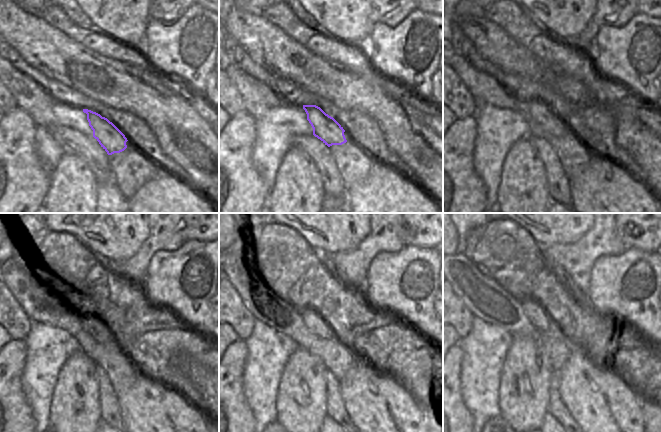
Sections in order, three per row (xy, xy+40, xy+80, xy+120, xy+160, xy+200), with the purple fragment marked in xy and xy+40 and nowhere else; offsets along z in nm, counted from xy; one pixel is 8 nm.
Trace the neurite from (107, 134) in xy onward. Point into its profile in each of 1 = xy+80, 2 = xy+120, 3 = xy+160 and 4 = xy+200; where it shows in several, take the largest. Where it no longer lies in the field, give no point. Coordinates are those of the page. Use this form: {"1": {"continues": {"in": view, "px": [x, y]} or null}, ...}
{"1": {"continues": {"in": "xy+80", "px": [539, 110]}}, "2": {"continues": {"in": "xy+120", "px": [93, 327]}}, "3": {"continues": {"in": "xy+160", "px": [314, 322]}}, "4": {"continues": {"in": "xy+200", "px": [535, 313]}}}

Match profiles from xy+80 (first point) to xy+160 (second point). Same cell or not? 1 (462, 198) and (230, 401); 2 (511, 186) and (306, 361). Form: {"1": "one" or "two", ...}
{"1": "one", "2": "one"}

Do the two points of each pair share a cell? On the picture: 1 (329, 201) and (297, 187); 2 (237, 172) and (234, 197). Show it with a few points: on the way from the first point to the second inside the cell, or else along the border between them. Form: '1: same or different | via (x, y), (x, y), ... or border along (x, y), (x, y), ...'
1: different | border along (325, 195), (322, 202)
2: same | via (235, 178), (234, 191)

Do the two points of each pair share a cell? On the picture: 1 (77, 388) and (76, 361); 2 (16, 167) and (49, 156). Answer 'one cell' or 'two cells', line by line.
1: one cell
2: two cells

